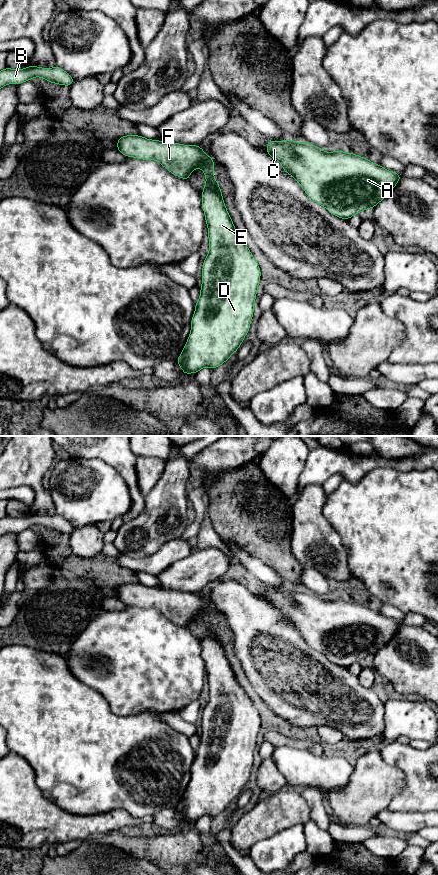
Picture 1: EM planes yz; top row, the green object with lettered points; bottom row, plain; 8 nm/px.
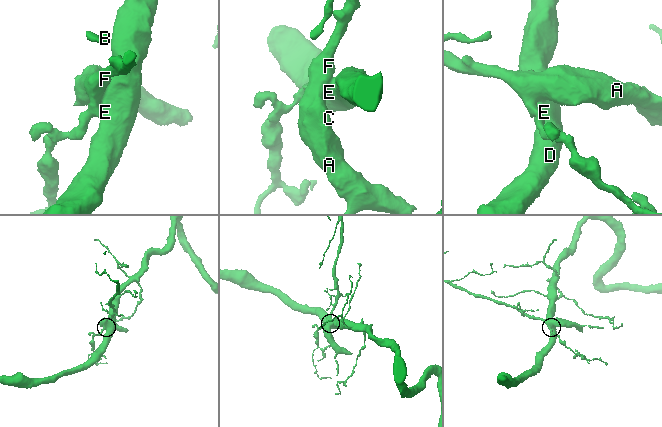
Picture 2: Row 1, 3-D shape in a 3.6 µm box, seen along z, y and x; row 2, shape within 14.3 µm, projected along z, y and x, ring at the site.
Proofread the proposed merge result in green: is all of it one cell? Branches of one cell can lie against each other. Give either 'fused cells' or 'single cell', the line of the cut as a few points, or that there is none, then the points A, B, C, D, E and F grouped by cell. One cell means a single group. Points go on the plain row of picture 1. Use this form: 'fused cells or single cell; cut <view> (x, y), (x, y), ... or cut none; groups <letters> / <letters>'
fused cells; cut yz (212, 613), (207, 614), (203, 618); groups A B C F / D E

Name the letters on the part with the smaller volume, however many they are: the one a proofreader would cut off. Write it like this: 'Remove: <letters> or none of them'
Remove: A, B, C, F

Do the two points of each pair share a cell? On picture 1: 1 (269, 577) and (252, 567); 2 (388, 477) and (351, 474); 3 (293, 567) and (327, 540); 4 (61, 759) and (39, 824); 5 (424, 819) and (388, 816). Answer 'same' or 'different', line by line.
1: same
2: different
3: different
4: different
5: same

